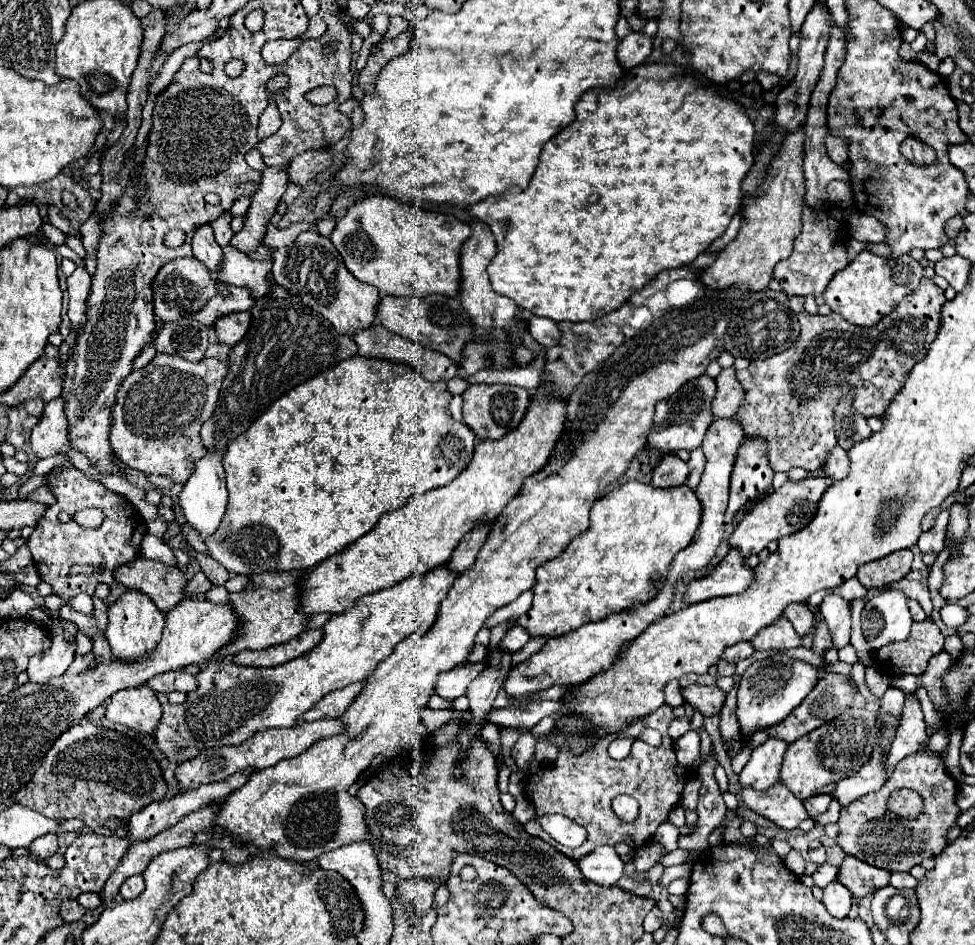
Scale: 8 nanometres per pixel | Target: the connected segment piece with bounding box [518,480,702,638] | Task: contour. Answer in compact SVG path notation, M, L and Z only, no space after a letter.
M636 480L620 484L604 498L596 500L590 510L588 530L576 536L576 540L572 540L572 544L568 544L568 548L558 558L540 566L536 584L532 588L532 608L518 618L518 626L522 626L532 638L558 638L588 622L598 622L610 614L618 614L638 604L650 602L664 588L674 556L688 546L694 532L698 530L700 516L700 500L696 500L696 494L688 486L662 490Z

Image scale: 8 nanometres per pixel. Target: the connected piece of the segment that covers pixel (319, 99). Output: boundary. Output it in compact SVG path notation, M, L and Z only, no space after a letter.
M330 86L317 87L306 94L306 99L316 105L326 105L335 98L336 90Z

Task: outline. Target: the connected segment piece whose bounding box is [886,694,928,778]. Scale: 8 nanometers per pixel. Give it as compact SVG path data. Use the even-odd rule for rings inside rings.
M906 694L900 728L896 732L896 740L886 760L886 778L890 778L900 758L906 758L908 754L918 752L918 748L922 748L926 740L928 736L926 736L926 724L924 724L924 714L920 710L920 704L914 694Z

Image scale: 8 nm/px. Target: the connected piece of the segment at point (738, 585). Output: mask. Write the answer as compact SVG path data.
M732 548L710 574L688 582L682 600L684 604L690 606L718 596L740 594L752 584L752 580L754 580L754 572L744 564L740 552Z

